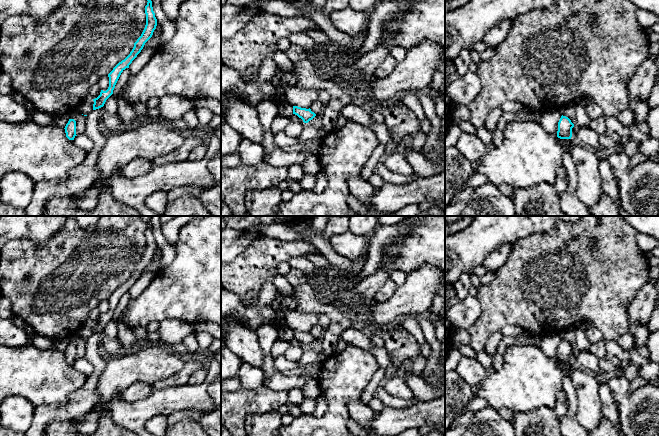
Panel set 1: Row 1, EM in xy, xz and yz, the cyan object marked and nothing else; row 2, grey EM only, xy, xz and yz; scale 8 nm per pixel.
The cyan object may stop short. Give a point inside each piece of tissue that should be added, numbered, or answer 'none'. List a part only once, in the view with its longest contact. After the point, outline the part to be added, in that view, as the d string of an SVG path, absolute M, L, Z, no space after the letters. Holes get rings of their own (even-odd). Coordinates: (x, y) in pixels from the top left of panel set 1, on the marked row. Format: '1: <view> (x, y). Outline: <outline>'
none

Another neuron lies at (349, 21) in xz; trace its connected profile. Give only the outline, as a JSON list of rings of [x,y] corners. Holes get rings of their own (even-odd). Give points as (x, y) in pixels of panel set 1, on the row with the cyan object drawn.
[[[348,7],[332,12],[329,19],[337,30],[355,37],[365,32],[368,24],[367,16],[368,13],[358,12]]]

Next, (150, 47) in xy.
[[[152,36],[129,65],[130,77],[138,74],[160,46],[161,36]]]

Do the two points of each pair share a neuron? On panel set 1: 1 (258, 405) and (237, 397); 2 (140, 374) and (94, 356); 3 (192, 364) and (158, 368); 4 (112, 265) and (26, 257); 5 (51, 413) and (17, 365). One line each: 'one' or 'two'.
1: one
2: two
3: two
4: one
5: two

